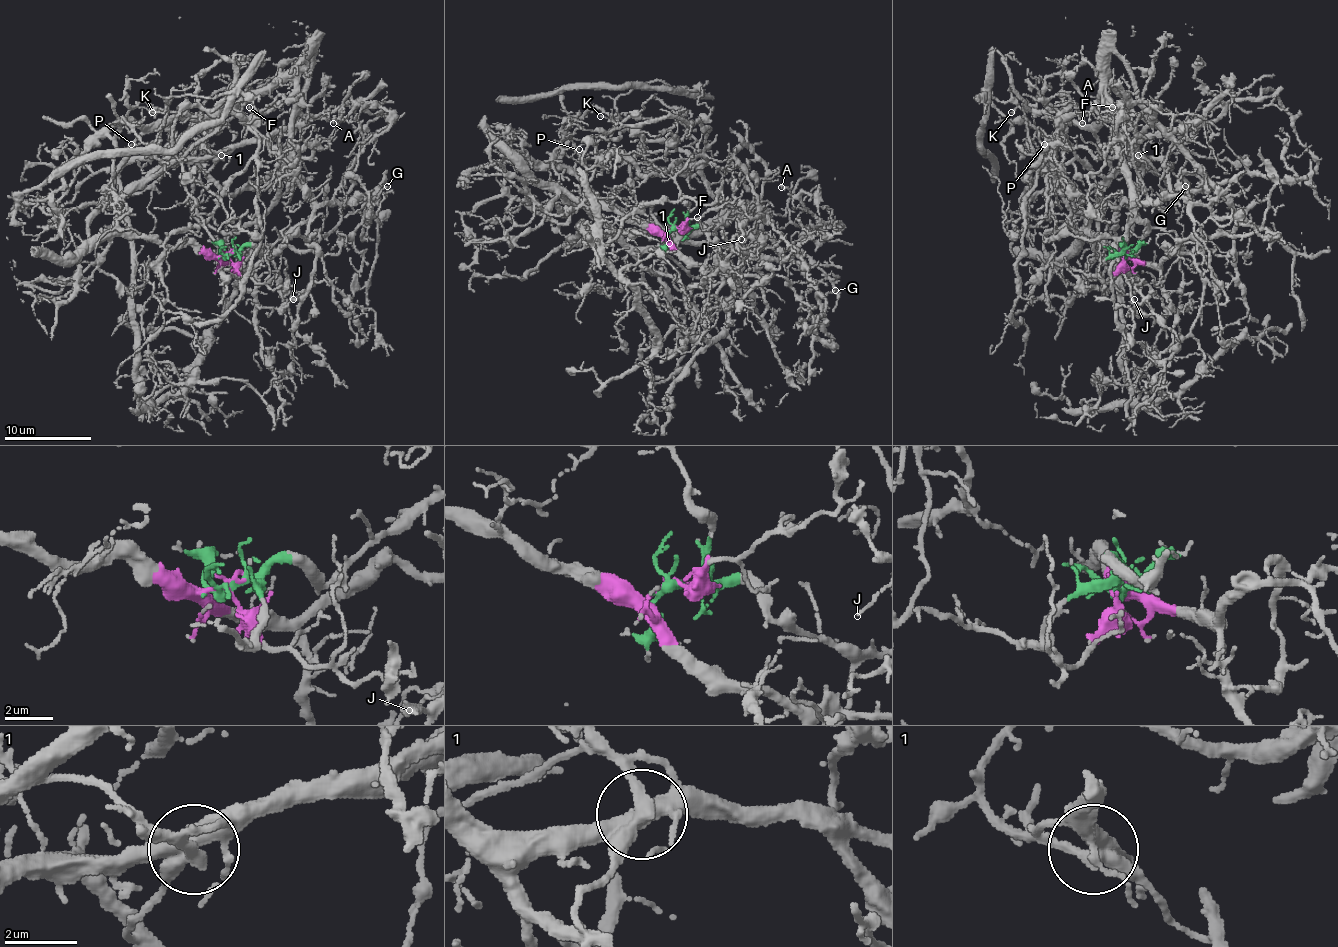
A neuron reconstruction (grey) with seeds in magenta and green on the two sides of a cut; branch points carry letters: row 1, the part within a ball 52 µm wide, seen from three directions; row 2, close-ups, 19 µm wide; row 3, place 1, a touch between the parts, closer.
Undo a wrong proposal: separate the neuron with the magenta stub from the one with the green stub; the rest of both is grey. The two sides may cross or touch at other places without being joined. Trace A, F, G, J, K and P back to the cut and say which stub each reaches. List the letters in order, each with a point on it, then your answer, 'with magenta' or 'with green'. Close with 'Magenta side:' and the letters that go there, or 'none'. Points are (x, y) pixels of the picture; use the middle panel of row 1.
A: place (781, 187); with magenta
F: place (697, 217); with magenta
G: place (835, 290); with green
J: place (741, 239); with green
K: place (600, 116); with magenta
P: place (579, 149); with green
Magenta side: A, F, K

